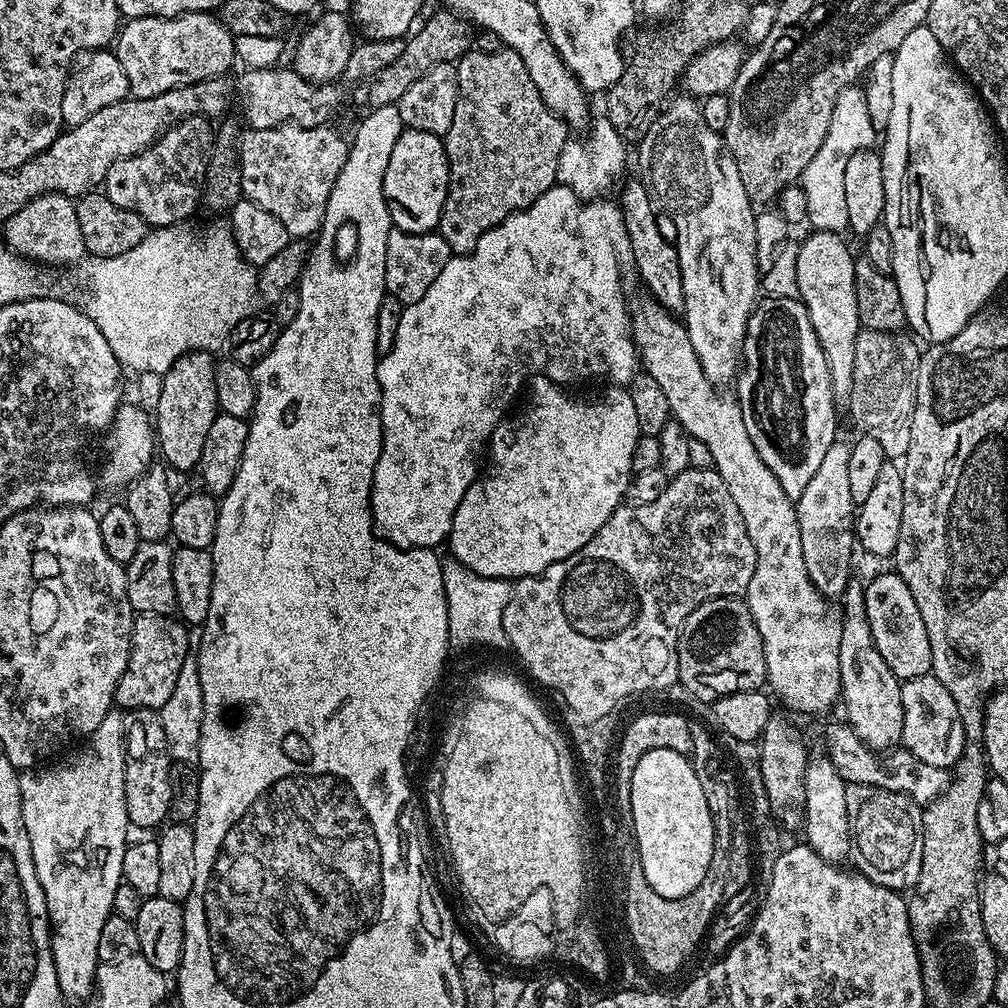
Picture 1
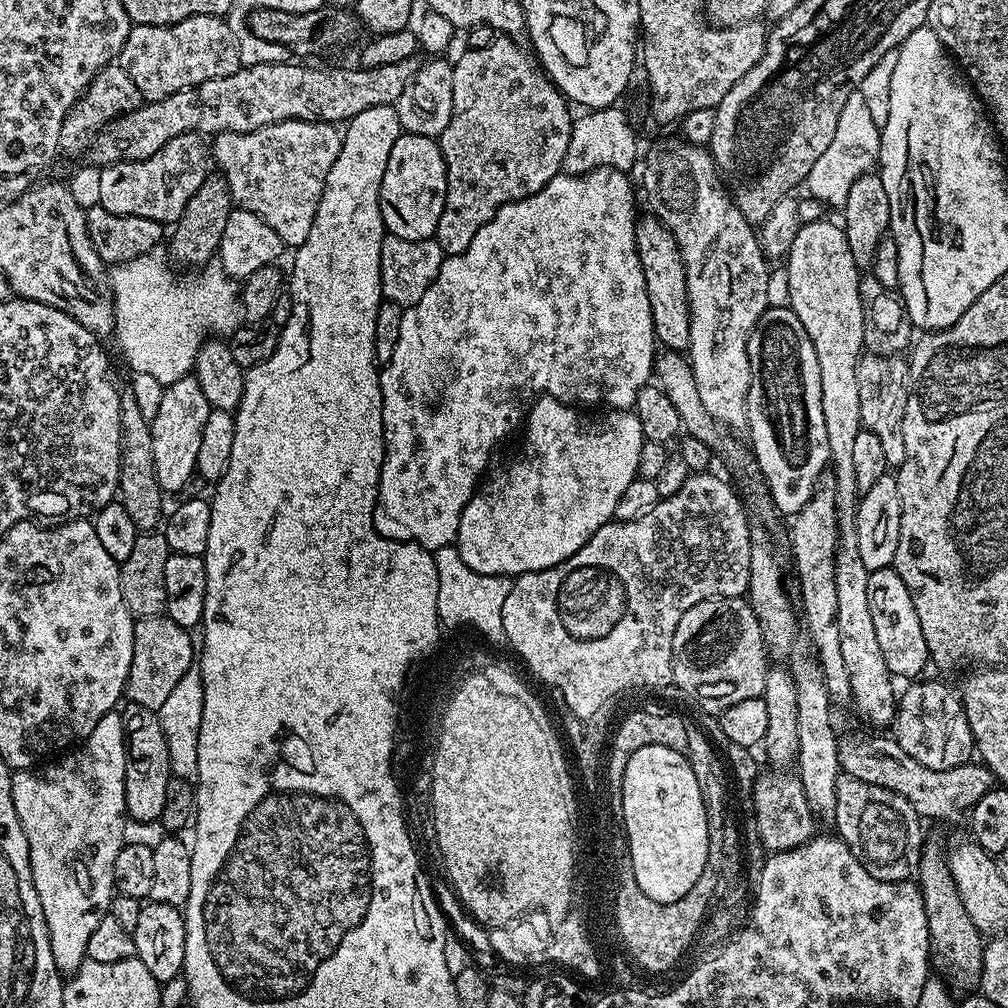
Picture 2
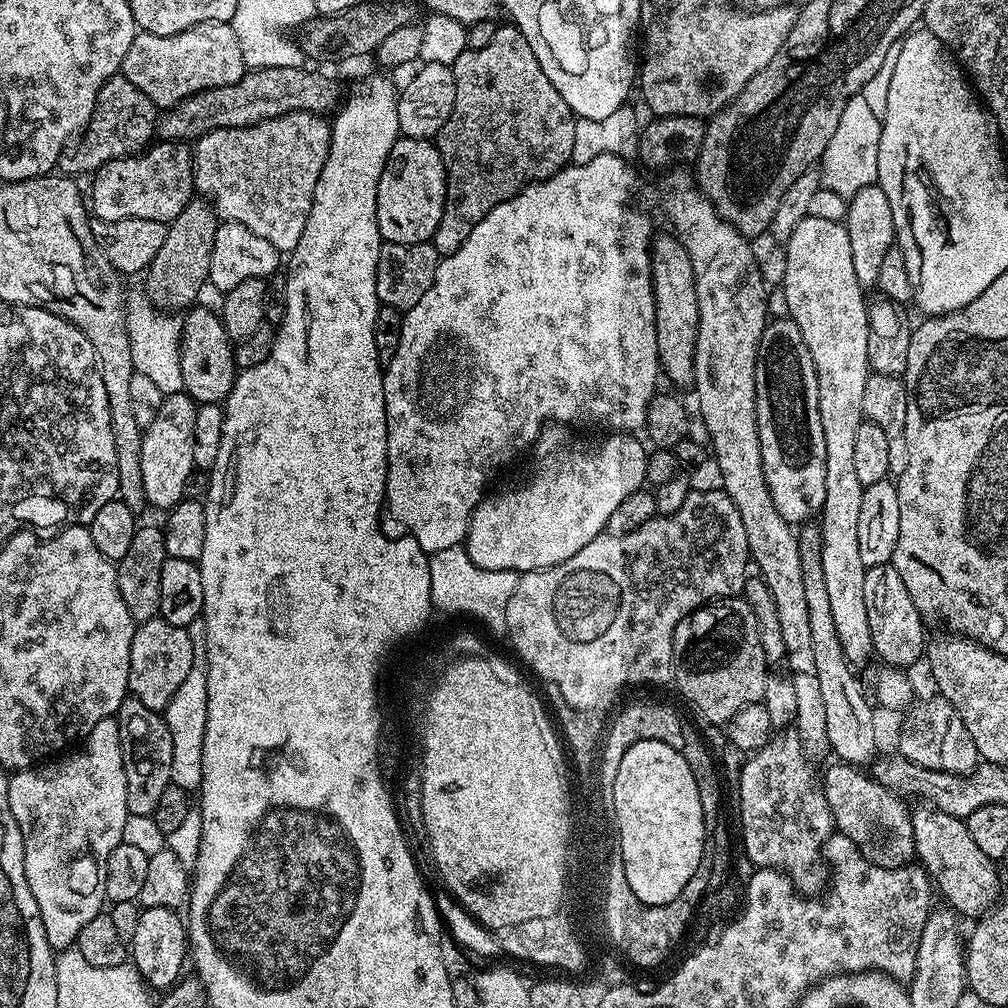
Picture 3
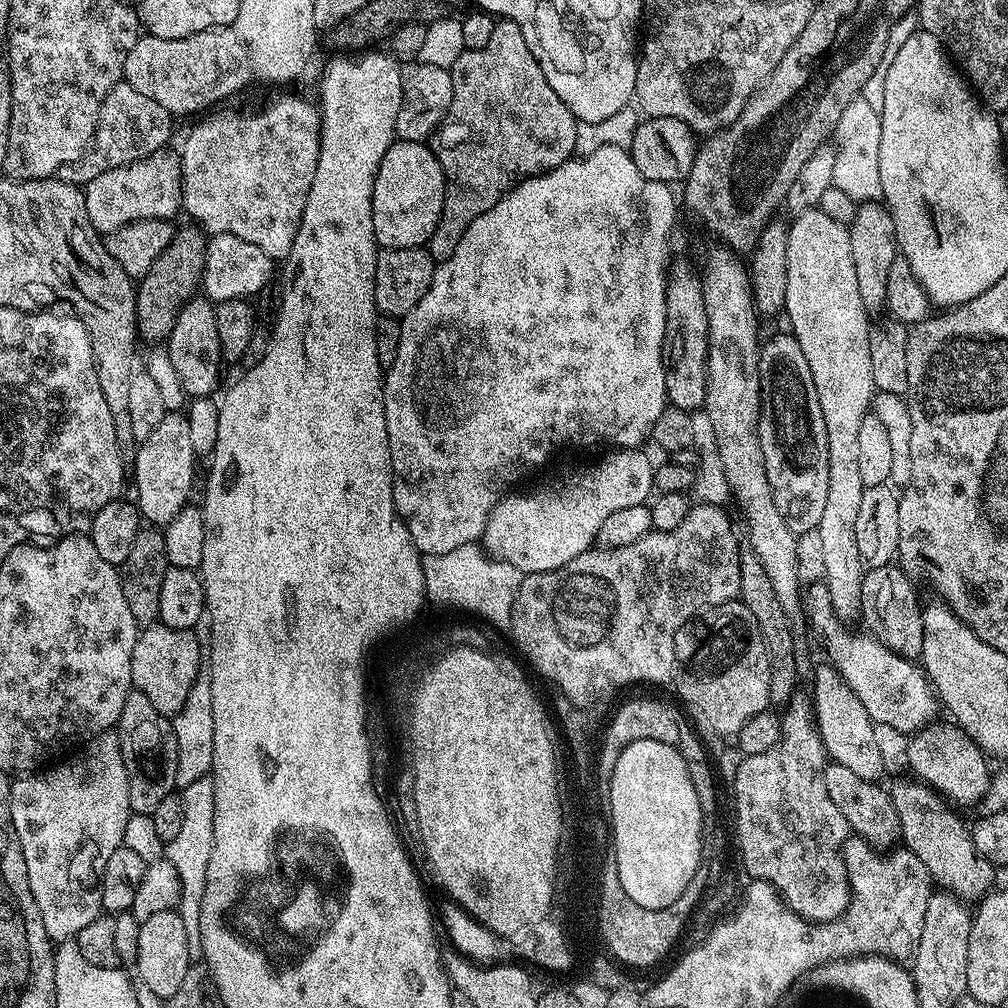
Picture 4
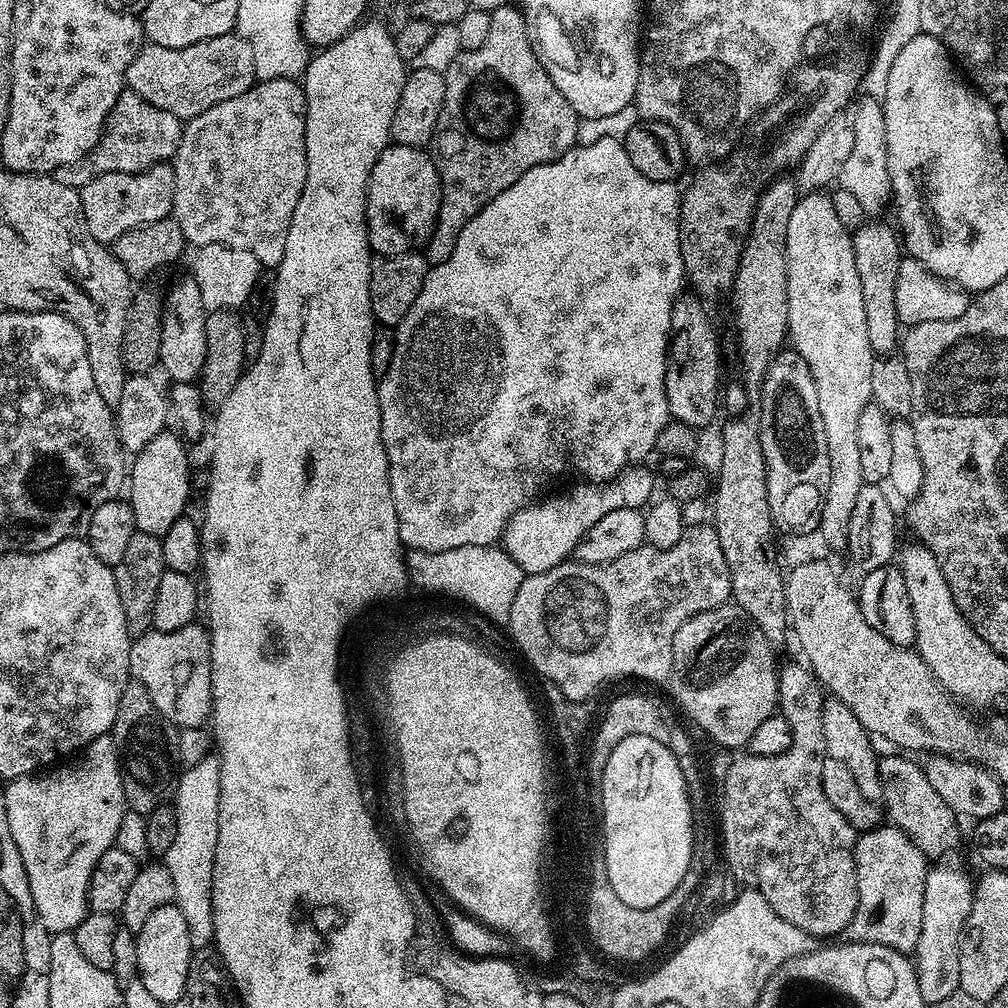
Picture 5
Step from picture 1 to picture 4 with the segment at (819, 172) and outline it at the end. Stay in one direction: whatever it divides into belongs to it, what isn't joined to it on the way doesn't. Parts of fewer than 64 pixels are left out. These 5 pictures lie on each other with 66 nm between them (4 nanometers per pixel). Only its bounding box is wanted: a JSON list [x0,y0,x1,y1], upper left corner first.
[832,95,882,202]

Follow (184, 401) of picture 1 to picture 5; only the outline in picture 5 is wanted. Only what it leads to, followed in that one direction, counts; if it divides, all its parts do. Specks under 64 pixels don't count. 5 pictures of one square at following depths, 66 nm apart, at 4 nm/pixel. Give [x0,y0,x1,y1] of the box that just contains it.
[126,431,191,536]

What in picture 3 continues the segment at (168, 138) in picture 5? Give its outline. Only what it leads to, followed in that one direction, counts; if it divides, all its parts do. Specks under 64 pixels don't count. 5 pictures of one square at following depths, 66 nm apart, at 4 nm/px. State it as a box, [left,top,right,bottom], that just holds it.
[59,75,157,178]

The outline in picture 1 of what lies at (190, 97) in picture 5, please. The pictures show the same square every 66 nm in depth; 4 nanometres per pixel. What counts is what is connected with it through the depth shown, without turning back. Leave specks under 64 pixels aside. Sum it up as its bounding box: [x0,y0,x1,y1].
[114,12,237,100]

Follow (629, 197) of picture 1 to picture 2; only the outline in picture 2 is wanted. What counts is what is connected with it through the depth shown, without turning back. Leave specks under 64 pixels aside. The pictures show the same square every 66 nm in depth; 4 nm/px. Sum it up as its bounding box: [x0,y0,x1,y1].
[636,215,690,353]

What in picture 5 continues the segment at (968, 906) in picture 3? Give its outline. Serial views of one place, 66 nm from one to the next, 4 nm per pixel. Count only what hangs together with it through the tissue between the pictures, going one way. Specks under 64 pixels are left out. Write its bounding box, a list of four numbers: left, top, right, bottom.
[879,754,957,858]

